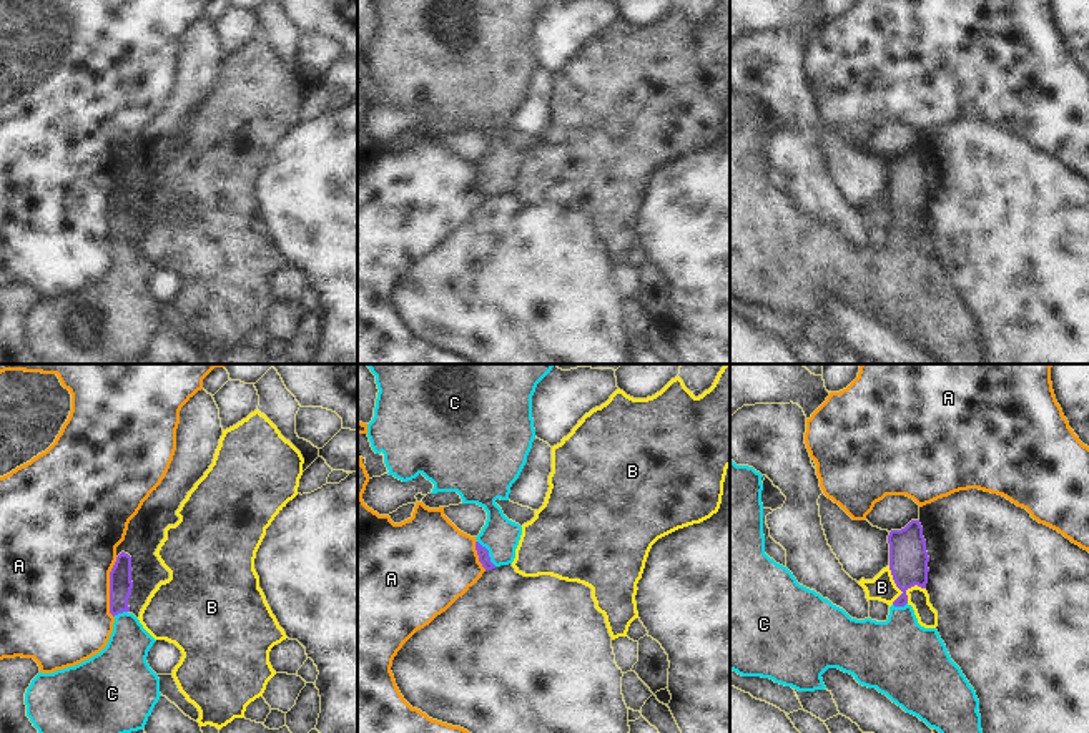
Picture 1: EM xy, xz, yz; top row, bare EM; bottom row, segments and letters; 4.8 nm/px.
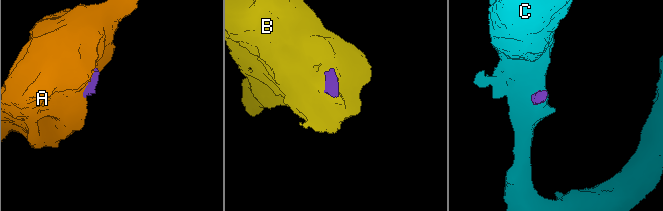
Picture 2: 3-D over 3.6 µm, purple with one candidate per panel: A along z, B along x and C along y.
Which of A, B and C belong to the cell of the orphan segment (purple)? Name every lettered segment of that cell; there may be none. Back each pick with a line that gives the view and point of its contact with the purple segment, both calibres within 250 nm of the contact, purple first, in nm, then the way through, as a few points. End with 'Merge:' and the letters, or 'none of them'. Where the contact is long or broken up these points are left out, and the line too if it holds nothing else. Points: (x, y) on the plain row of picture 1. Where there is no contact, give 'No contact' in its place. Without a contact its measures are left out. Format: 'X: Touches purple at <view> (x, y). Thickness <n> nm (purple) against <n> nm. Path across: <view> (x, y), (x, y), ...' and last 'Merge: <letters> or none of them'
C: Touches purple at xz (487, 182). Thickness 60 nm (purple) against 180 nm. Path across: xz (482, 180), (487, 182), (496, 173), (499, 163)
Merge: C

